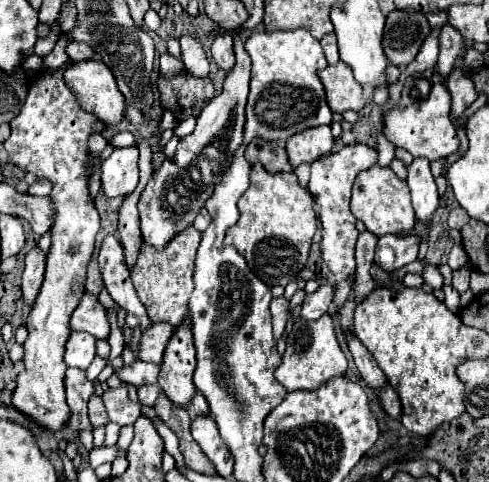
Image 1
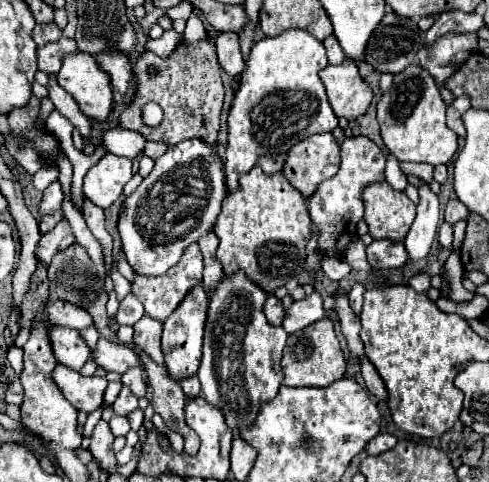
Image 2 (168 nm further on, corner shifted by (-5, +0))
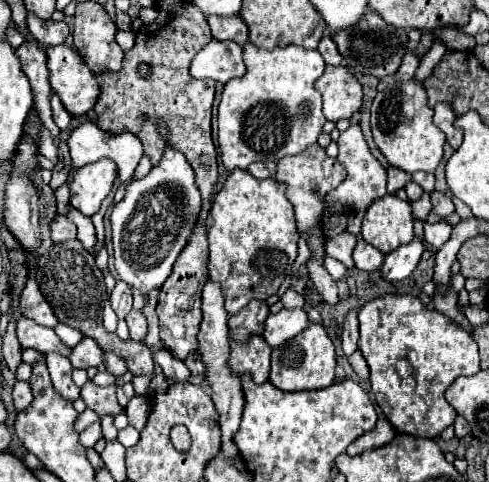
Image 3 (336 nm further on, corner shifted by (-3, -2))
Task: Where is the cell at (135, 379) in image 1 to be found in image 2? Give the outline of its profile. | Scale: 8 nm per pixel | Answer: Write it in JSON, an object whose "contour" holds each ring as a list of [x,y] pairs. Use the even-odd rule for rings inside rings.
{"contour":[[[98,339],[96,347],[90,351],[92,359],[96,361],[98,367],[106,369],[106,371],[126,371],[126,367],[142,367],[138,363],[138,357],[134,357],[134,351],[128,349],[128,347],[122,347],[122,345],[116,345],[116,343],[110,343],[108,339]]]}

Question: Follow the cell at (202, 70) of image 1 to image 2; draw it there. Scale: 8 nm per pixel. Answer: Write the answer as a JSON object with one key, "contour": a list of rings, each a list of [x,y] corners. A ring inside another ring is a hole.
{"contour":[[[192,13],[192,15],[190,15],[190,19],[188,19],[188,25],[186,25],[186,31],[184,31],[182,39],[184,39],[184,41],[188,41],[188,43],[196,43],[196,41],[200,41],[200,39],[206,39],[204,23],[202,23],[202,19],[200,19],[196,13]]]}

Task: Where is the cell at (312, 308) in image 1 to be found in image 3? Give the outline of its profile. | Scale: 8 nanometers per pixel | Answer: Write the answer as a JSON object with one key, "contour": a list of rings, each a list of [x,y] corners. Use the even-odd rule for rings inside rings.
{"contour":[[[282,309],[276,315],[268,315],[264,339],[268,345],[278,347],[284,341],[296,337],[308,325],[308,315],[304,309]]]}

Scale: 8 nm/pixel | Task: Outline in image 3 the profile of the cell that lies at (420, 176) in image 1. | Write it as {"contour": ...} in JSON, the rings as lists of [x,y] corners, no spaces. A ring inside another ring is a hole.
{"contour":[[[414,237],[408,245],[400,245],[398,249],[390,251],[382,265],[382,277],[388,281],[402,281],[406,279],[418,265],[422,253],[426,251],[424,239]]]}

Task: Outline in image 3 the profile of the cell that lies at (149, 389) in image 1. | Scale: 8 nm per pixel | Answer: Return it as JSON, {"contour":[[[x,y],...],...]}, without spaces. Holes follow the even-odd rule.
{"contour":[[[106,353],[106,369],[108,369],[108,373],[116,375],[118,379],[122,379],[128,373],[128,367],[124,365],[124,361],[114,353]]]}

